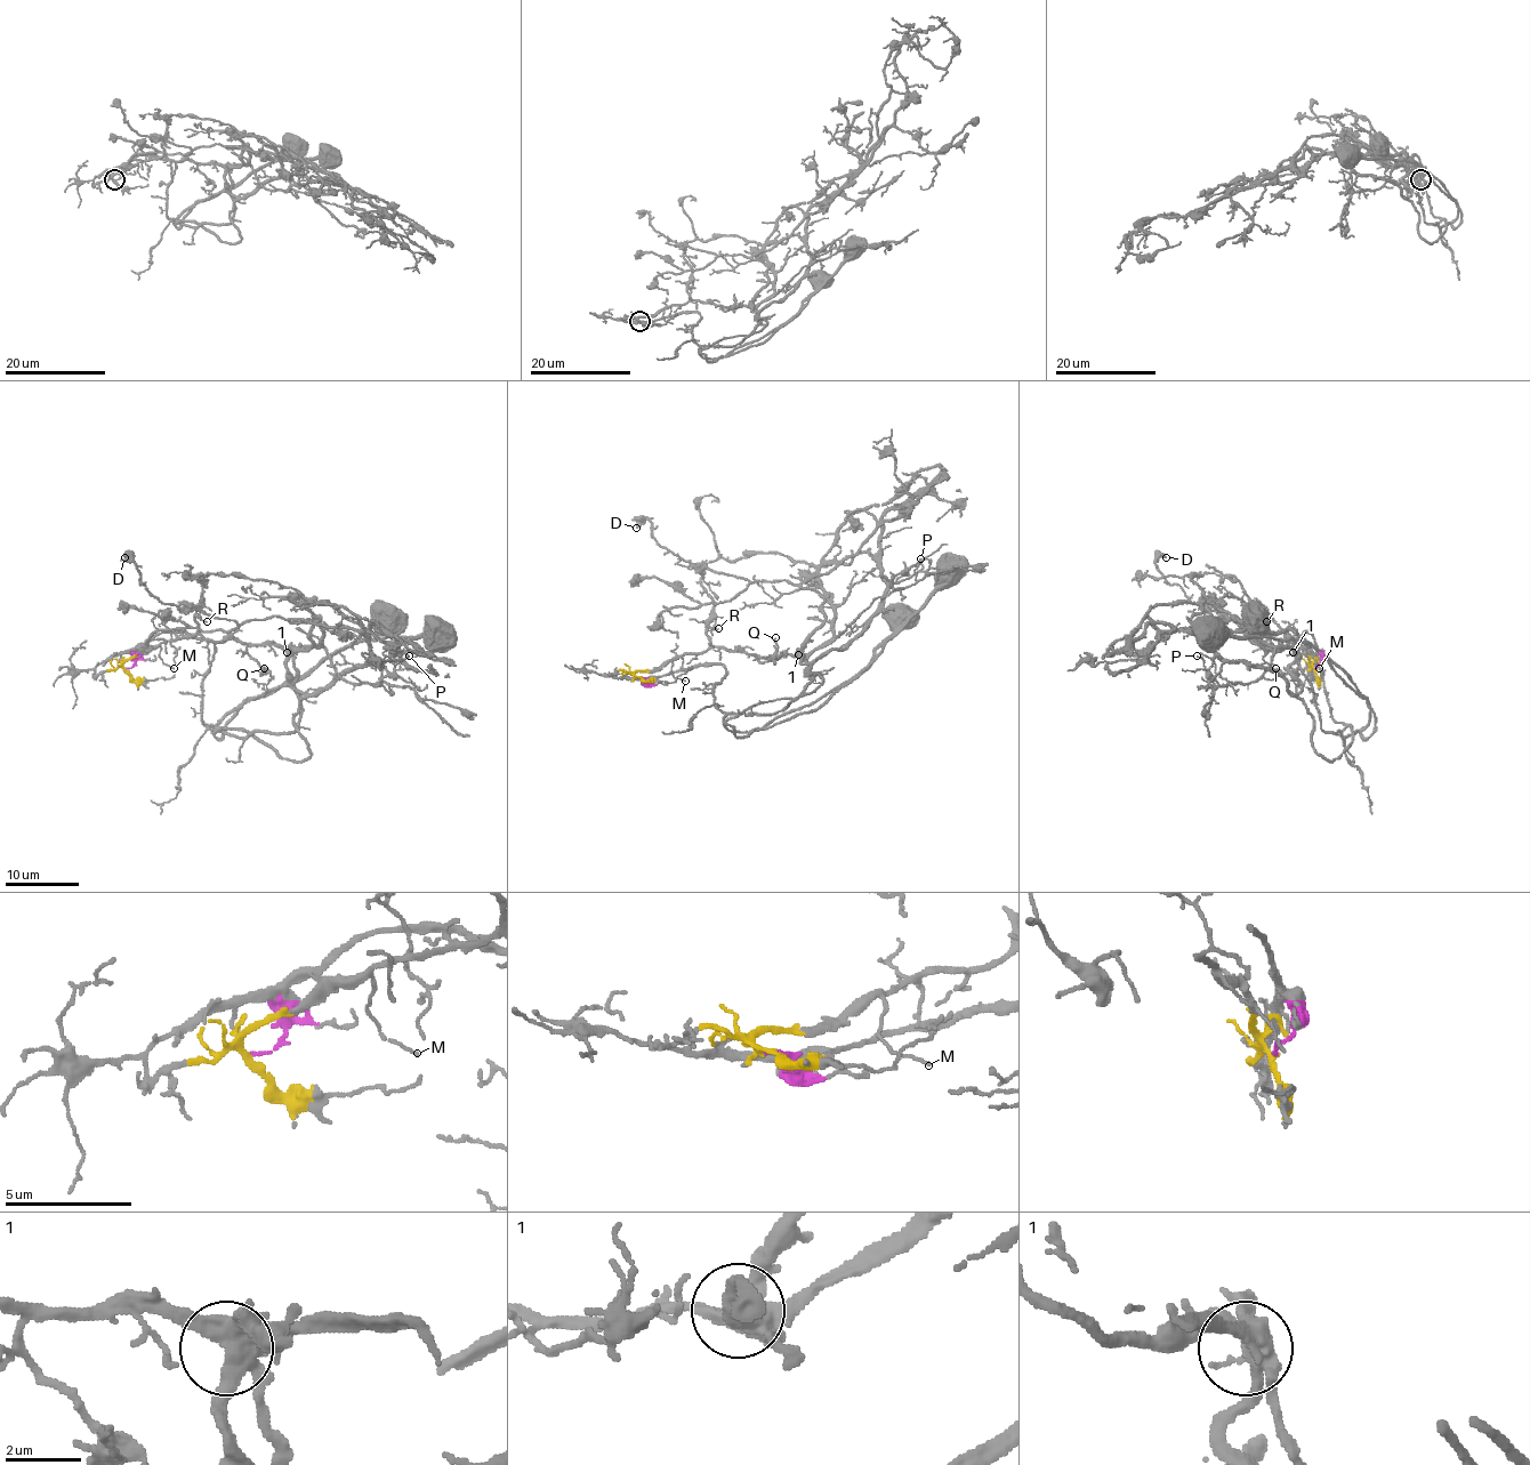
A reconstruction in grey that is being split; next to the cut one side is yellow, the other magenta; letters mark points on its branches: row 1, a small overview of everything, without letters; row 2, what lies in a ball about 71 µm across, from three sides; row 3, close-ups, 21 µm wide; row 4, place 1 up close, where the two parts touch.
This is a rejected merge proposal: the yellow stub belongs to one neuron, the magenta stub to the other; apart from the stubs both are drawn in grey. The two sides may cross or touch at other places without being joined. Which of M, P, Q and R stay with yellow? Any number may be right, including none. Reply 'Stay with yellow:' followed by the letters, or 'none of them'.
Stay with yellow: M, P, Q, R

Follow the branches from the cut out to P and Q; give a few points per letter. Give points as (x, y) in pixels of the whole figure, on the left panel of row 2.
P: (126, 668), (126, 661), (158, 644), (200, 635), (321, 646), (330, 665), (352, 683), (378, 683), (409, 655)
Q: (126, 668), (126, 661), (158, 644), (200, 635), (212, 641), (240, 641), (264, 668)

